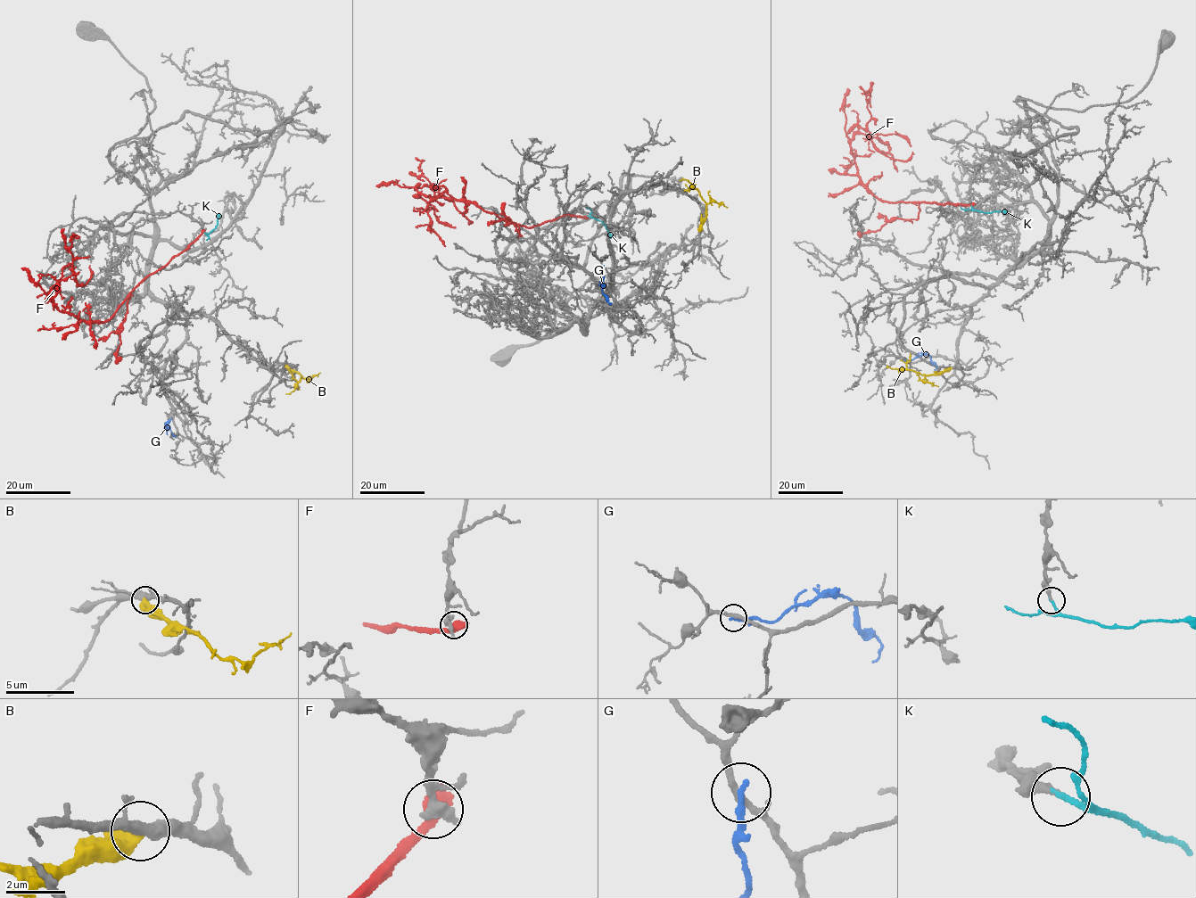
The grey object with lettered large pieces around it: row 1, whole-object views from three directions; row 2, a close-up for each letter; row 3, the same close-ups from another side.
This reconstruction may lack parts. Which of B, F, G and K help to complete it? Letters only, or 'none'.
K

